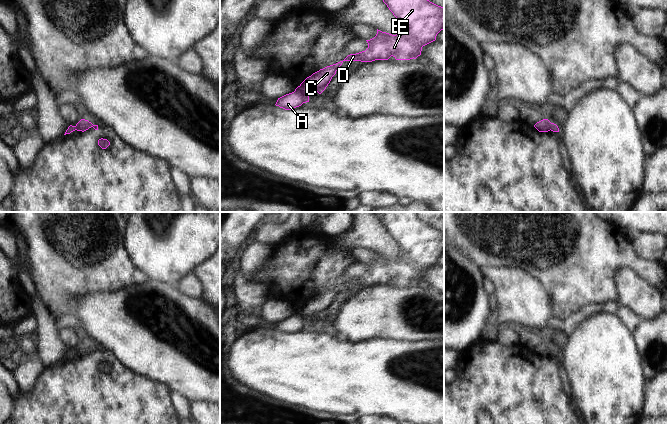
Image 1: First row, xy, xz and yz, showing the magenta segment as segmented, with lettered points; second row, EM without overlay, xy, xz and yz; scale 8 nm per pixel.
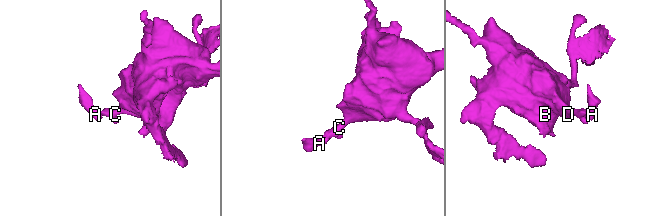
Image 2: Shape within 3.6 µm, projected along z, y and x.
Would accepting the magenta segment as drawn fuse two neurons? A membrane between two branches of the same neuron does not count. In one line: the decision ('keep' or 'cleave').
cleave

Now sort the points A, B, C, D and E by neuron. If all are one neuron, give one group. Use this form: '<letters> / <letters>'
A / B C D E

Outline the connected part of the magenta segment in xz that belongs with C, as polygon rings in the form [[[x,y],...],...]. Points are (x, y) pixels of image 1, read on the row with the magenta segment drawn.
[[[383,0],[383,2],[397,18],[399,33],[392,35],[377,29],[376,36],[366,40],[368,48],[365,51],[350,54],[343,61],[320,69],[307,77],[295,91],[307,96],[310,96],[314,91],[321,94],[344,61],[372,62],[375,60],[388,60],[391,56],[396,60],[416,59],[421,55],[422,47],[435,41],[437,34],[444,29],[444,8],[429,0]]]

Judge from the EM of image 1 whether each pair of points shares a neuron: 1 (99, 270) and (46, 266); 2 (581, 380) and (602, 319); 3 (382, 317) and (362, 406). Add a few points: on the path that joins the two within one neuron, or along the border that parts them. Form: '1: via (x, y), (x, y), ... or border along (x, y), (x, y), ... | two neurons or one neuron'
1: via (86, 268), (81, 266), (59, 266) | one neuron
2: via (596, 365), (601, 360), (602, 334) | one neuron
3: border along (401, 339), (366, 338), (355, 342) | two neurons

